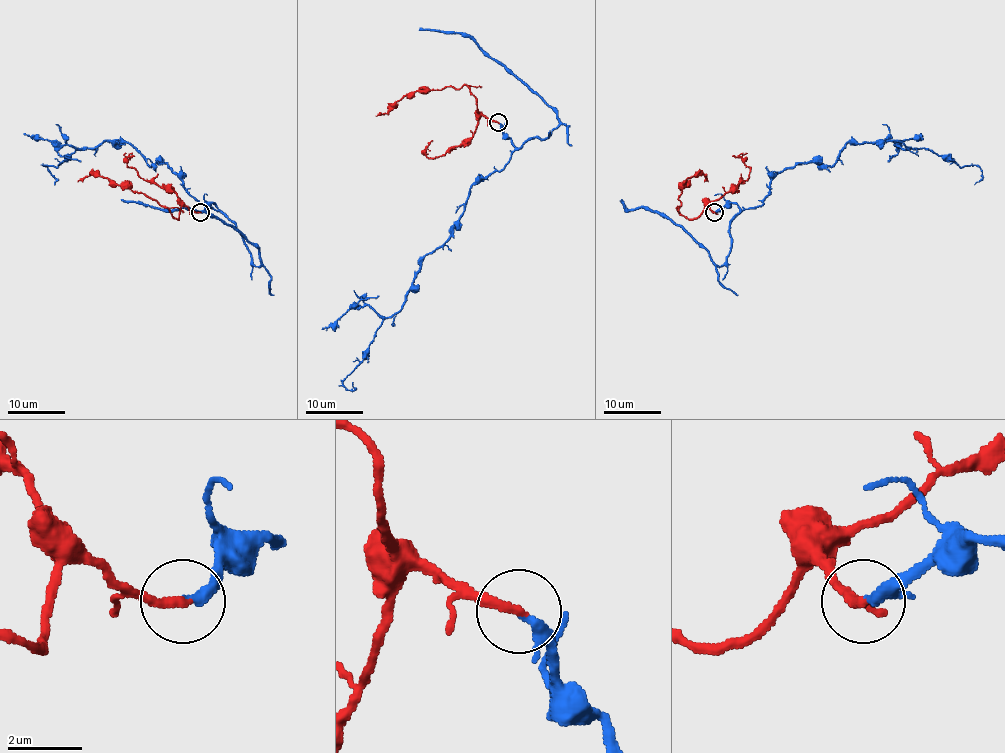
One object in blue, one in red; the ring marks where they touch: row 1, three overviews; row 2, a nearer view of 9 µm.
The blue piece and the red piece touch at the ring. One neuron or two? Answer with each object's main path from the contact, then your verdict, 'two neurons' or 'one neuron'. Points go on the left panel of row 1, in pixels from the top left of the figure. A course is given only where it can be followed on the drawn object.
blue via (199, 211), (212, 202), (216, 210), (128, 143), (44, 165), (54, 184) | red via (199, 212), (182, 207), (178, 218), (141, 192), (133, 192), (107, 178), (90, 174), (77, 181) | one neuron

